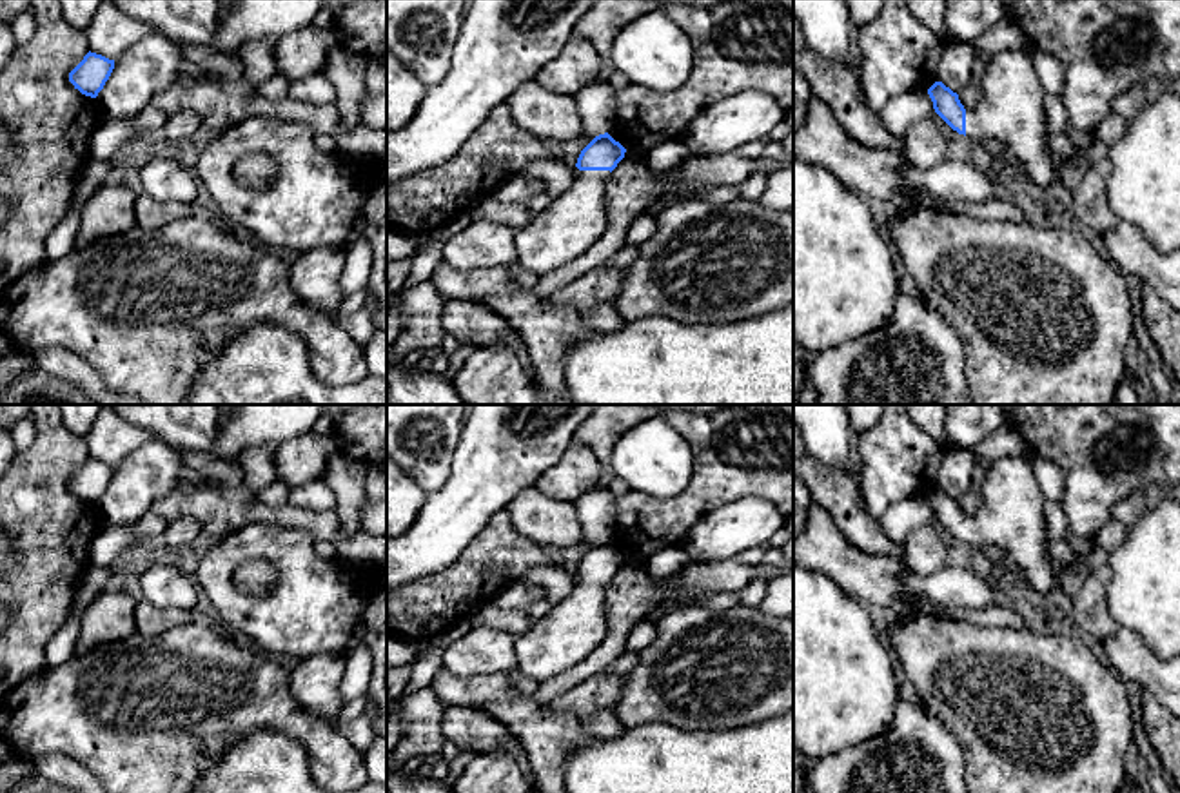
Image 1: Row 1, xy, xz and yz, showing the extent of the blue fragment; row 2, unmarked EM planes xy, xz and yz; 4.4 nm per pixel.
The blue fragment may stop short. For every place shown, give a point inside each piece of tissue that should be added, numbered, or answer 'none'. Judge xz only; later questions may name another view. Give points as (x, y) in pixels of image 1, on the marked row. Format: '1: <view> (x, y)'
1: xz (576, 220)

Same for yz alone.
1: yz (1012, 111)

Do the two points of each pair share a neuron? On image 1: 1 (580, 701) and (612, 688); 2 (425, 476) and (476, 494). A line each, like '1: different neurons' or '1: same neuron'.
1: same neuron
2: different neurons

